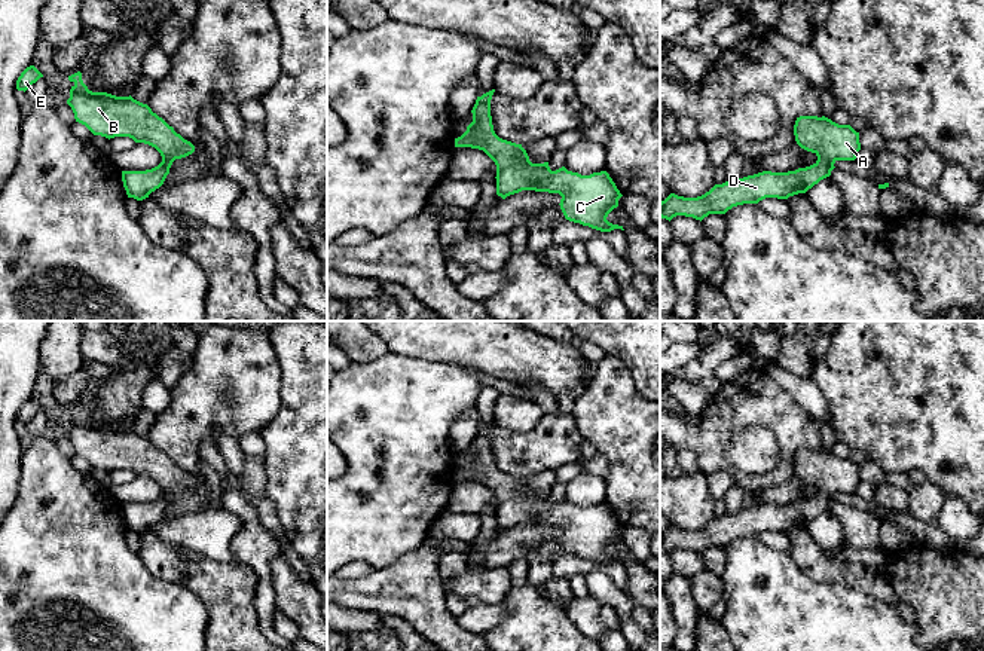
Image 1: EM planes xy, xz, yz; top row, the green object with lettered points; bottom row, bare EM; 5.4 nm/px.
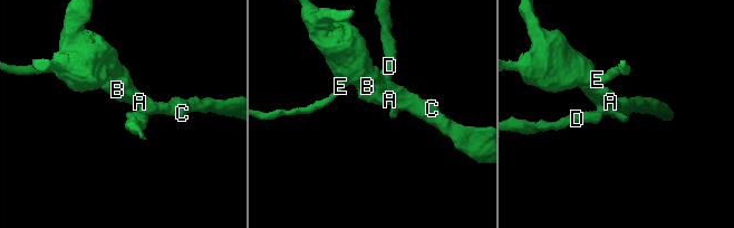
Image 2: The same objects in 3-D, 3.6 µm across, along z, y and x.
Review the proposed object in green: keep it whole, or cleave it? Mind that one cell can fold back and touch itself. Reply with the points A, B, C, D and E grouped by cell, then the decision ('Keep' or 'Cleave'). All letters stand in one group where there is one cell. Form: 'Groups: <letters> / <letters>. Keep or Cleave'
Groups: A B C D E. Keep

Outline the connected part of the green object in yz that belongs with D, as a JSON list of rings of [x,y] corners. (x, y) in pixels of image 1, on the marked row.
[[[825,116],[797,117],[794,135],[801,149],[818,156],[813,165],[788,172],[763,171],[734,183],[725,181],[697,198],[670,193],[660,202],[660,217],[670,221],[685,216],[702,221],[709,214],[725,214],[733,207],[758,204],[765,198],[788,199],[829,177],[837,161],[855,161],[861,150],[859,132]]]

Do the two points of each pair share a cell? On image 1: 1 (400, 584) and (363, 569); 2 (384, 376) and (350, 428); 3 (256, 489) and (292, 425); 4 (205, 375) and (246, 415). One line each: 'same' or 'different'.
1: different
2: same
3: different
4: same

